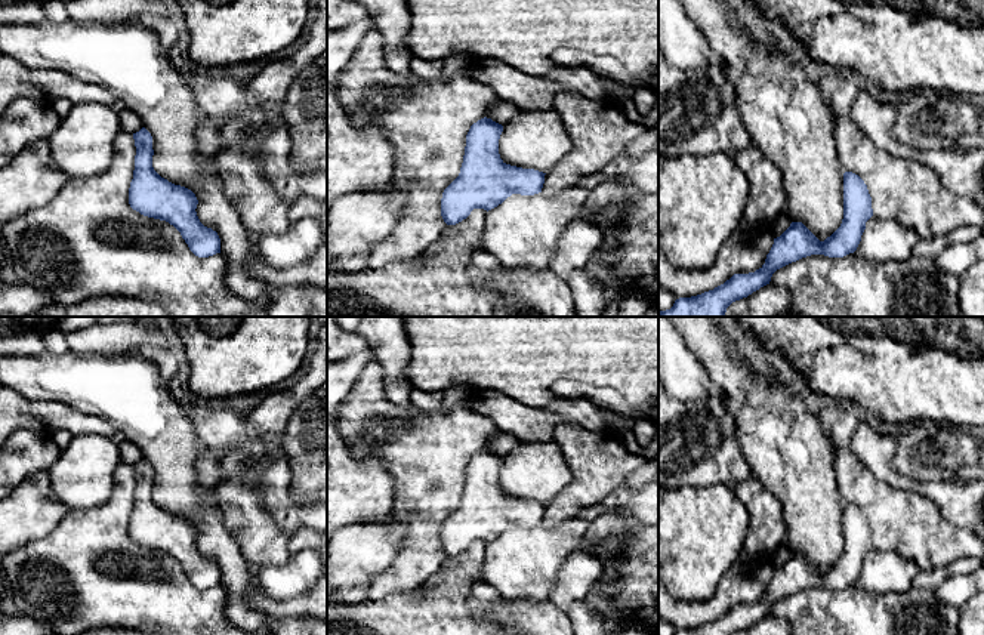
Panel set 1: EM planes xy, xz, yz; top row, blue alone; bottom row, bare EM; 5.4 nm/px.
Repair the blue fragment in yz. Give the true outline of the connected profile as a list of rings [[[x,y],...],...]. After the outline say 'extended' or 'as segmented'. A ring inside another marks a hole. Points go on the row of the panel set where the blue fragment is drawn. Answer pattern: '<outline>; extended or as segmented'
[[[843,173],[843,219],[840,226],[820,241],[802,222],[792,222],[777,238],[766,255],[765,263],[749,274],[734,274],[713,290],[691,298],[679,298],[673,306],[658,311],[658,317],[725,317],[727,308],[769,284],[772,274],[802,258],[824,255],[843,258],[854,253],[861,241],[866,222],[873,216],[872,197],[864,181]]]; as segmented

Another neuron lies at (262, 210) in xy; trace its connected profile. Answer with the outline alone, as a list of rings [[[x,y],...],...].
[[[265,102],[259,107],[266,114],[266,123],[259,129],[247,129],[246,139],[240,148],[223,148],[212,161],[212,169],[222,179],[226,198],[237,209],[244,228],[253,238],[265,234],[284,232],[290,226],[289,203],[286,203],[272,184],[263,176],[260,158],[253,149],[274,126],[283,124],[283,104]]]

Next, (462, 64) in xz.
[[[468,53],[451,55],[444,59],[441,77],[472,75],[478,59]]]

